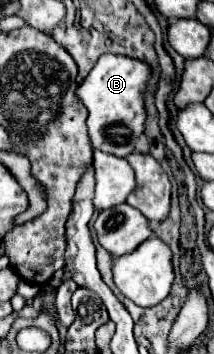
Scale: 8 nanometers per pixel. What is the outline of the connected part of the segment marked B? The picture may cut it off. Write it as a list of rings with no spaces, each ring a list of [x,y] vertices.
[[[105,54],[101,56],[87,78],[77,88],[77,98],[87,108],[87,130],[89,140],[95,150],[113,154],[113,156],[127,156],[133,152],[137,138],[143,134],[143,90],[149,78],[149,66],[141,60],[133,60],[127,56]]]

